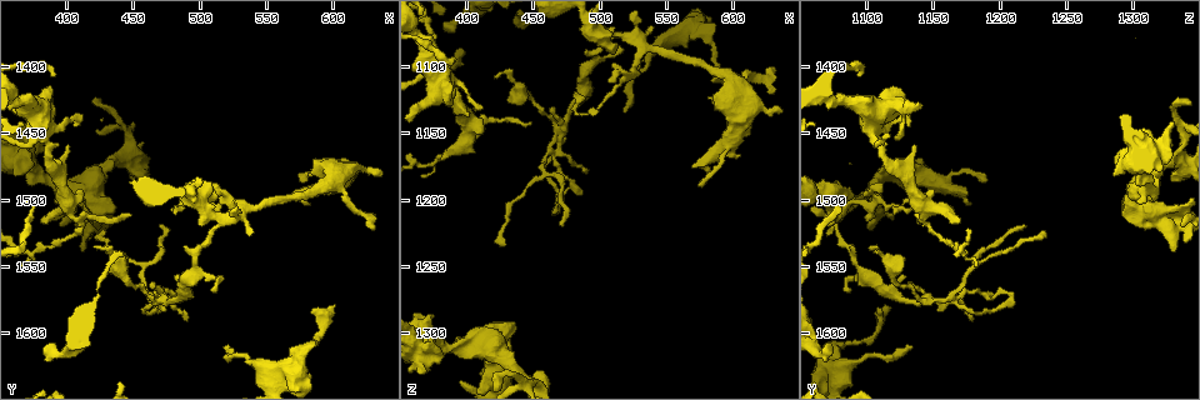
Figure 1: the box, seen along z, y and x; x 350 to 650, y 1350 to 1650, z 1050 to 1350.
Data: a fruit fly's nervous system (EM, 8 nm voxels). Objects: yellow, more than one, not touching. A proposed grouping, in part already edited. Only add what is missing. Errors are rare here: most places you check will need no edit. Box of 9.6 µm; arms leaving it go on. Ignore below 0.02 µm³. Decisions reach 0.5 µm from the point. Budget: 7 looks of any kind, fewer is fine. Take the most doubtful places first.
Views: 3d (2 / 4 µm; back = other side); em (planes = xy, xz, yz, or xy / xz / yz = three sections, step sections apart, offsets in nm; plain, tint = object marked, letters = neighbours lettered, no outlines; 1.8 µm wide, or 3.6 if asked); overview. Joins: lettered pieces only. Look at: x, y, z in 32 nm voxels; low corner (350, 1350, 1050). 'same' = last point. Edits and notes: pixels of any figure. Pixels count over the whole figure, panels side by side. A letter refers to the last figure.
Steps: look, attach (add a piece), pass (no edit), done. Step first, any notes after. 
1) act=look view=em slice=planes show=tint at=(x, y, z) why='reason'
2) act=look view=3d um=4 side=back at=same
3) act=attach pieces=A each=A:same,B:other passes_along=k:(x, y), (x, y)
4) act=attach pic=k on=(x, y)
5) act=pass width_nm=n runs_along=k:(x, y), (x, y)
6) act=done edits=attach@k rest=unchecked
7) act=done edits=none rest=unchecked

act=look view=3d um=2 side=back at=(474, 1576, 1146) why='two arms at a narrow angle'

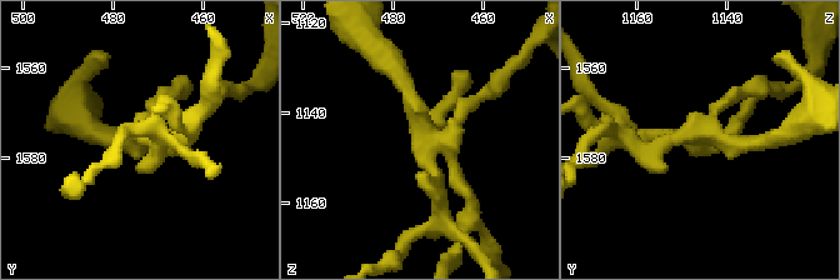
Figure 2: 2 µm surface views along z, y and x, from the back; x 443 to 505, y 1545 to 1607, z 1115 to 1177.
act=look view=em slice=planes show=letters at=(473, 1575, 1144) arms=4

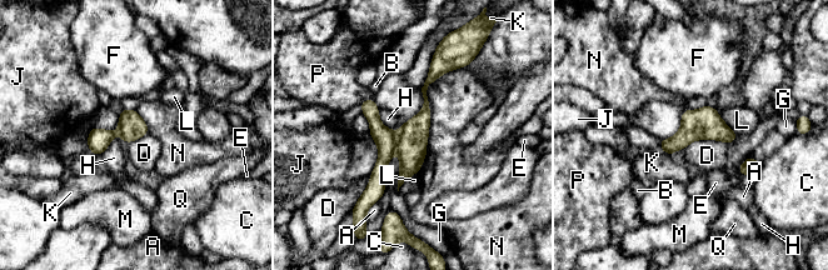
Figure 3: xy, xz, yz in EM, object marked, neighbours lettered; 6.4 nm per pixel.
act=pass each=A:other,B:other,C:other,D:other,E:other,F:other,G:other,H:other,J:other,K:other,L:other,M:other,N:other,P:other,Q:other found='none of them fits'

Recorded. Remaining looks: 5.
act=look view=em slice=yz step=8 show=tint at=(584, 1584, 1110) why='thin end'

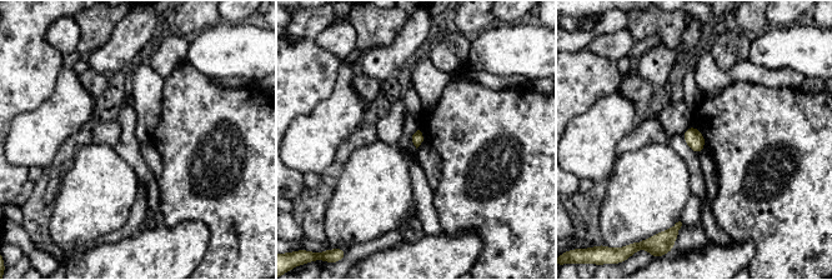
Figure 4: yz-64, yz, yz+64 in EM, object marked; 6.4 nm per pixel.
act=look view=em slice=planes show=letters at=same why='cut it another way'

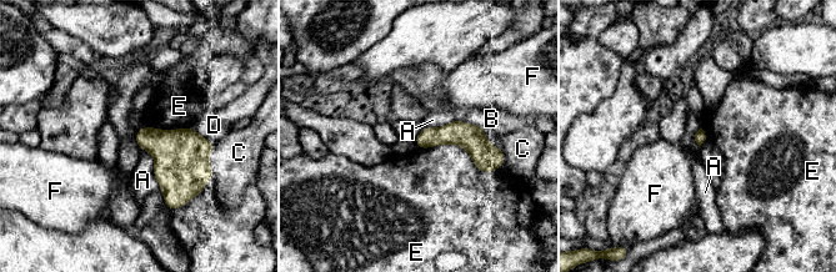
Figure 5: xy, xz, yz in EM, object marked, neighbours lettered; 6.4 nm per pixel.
act=pass each=A:other,B:other,C:other,D:other,E:other,F:other border=5:(141, 149), (153, 157), (160, 189) found='no lettered piece goes on from it'

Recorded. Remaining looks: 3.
act=look view=em slice=xy step=16 show=letters at=(374, 1478, 1286) why='branch stops here'

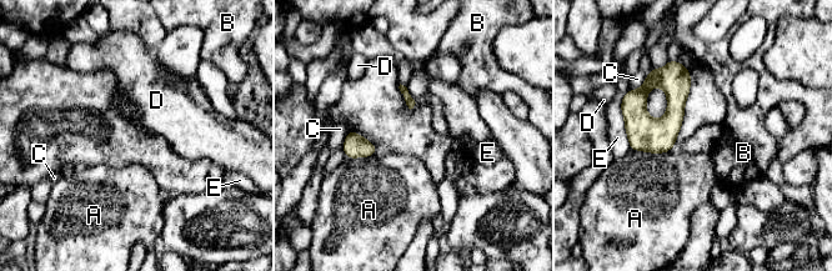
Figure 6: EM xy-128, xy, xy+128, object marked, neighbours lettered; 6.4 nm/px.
act=pass longest_contact=E:380nm each=A:other,B:other,C:other,D:other,E:other runs_along=6:(676, 68), (676, 111), (633, 146) found='no lettered piece goes on from it'

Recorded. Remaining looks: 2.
act=done edits=none rest=unchecked

